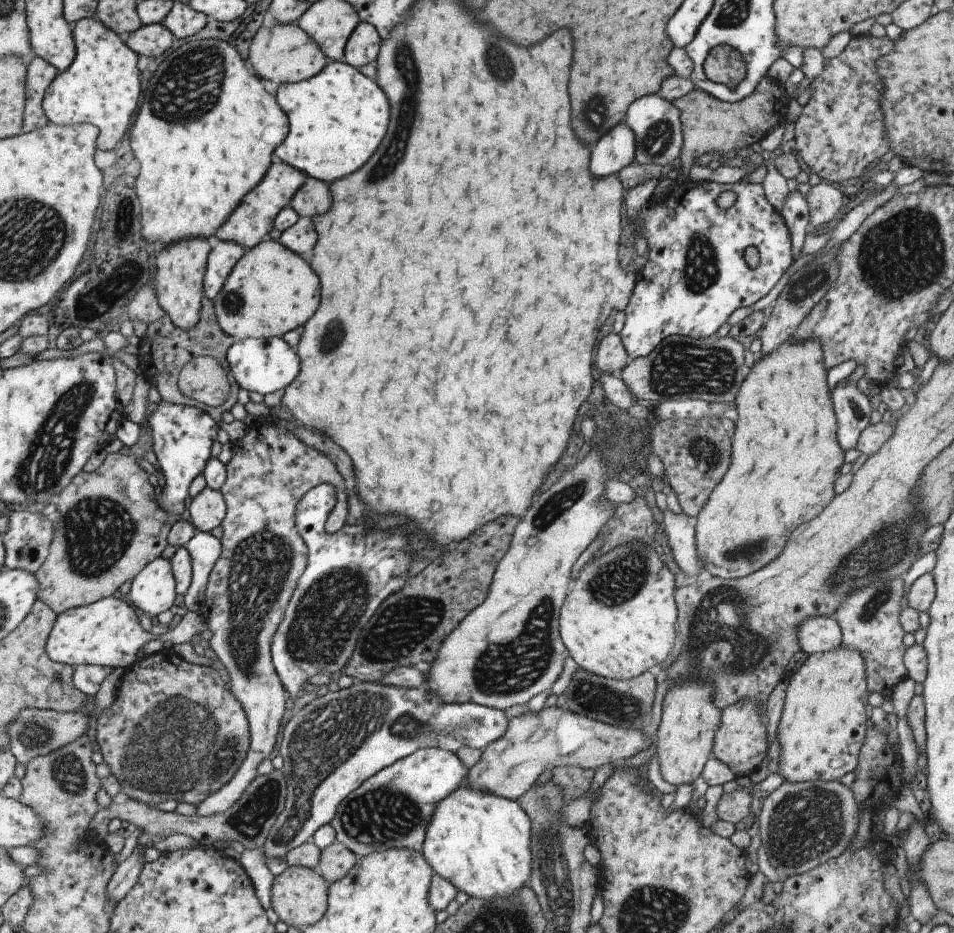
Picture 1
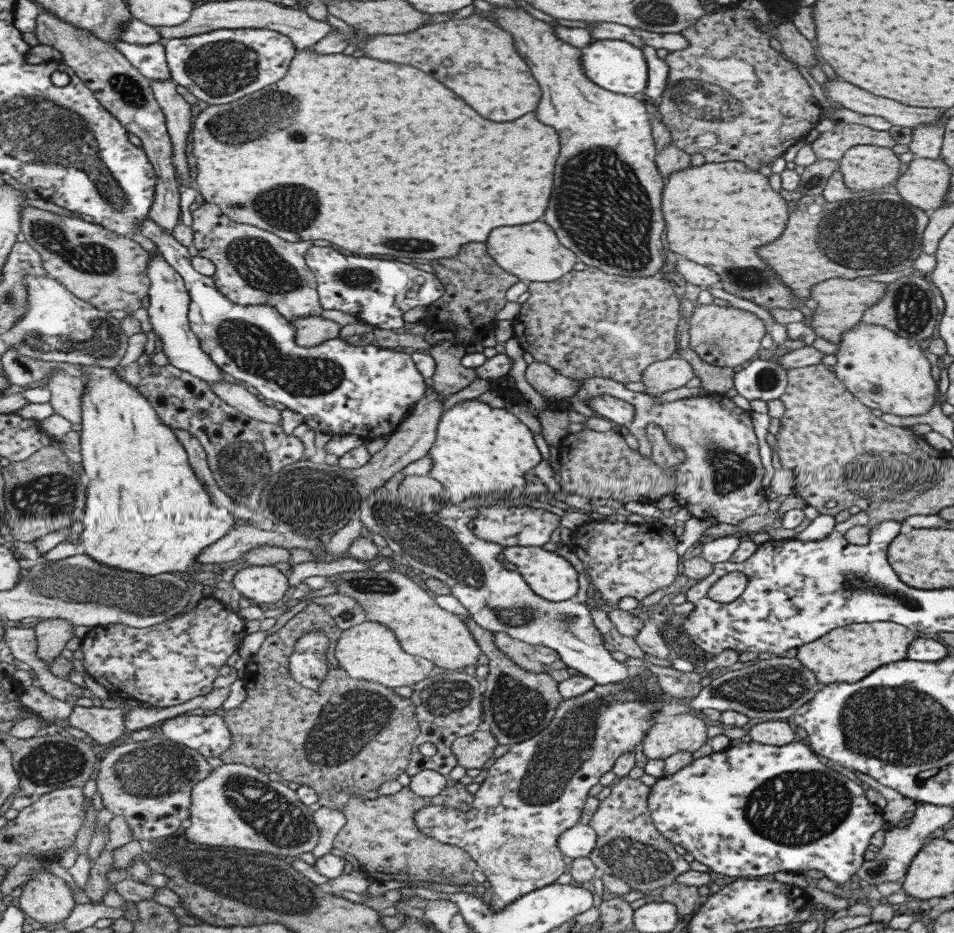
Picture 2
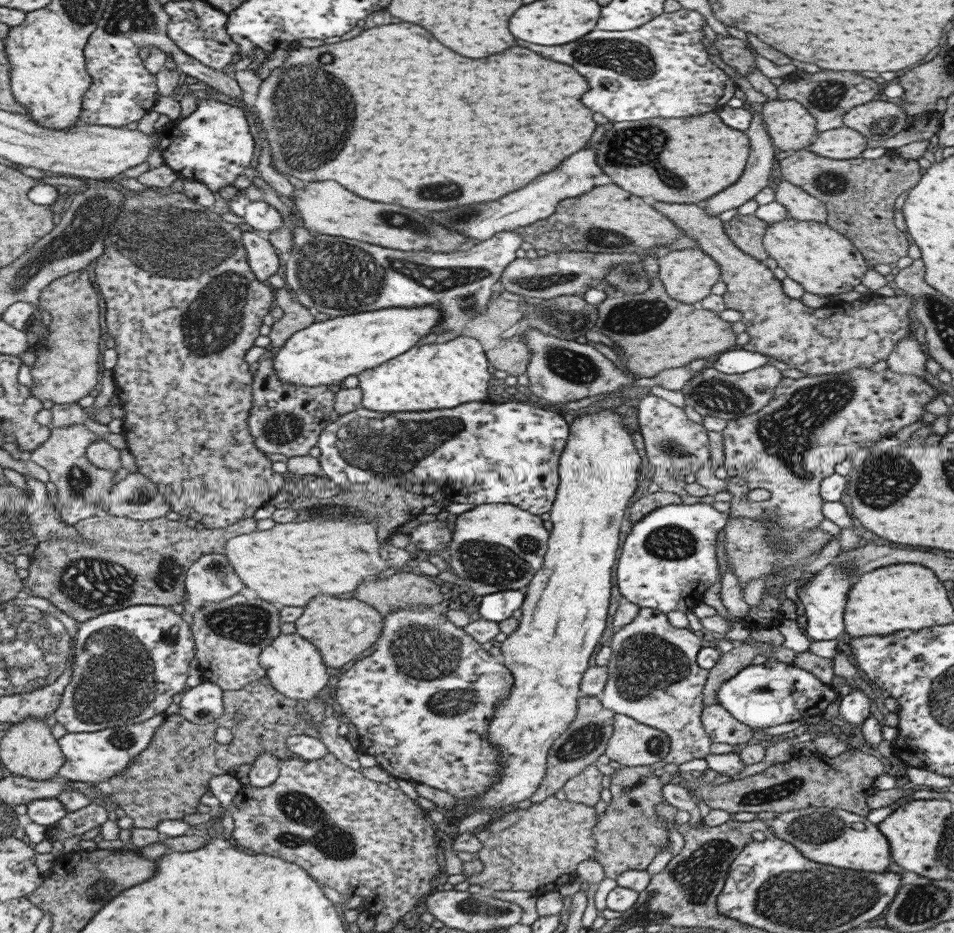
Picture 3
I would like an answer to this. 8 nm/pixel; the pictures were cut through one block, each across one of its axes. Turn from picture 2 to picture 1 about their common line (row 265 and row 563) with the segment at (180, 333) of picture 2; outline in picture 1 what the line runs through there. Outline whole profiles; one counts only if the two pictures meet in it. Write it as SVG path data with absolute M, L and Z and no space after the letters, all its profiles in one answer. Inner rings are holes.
M157 556L146 564L133 578L126 594L136 610L147 612L149 616L169 609L176 594L169 558Z

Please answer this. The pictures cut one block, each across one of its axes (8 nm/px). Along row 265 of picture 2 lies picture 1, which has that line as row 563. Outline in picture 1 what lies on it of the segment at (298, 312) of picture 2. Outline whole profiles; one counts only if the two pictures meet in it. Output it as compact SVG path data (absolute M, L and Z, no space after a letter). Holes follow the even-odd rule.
M270 417L261 418L254 427L249 427L243 438L230 444L230 449L232 456L224 464L225 480L221 488L218 488L226 508L220 524L221 552L219 558L215 559L211 572L207 575L205 594L203 594L203 600L196 613L204 618L207 628L211 630L211 638L208 640L209 648L227 672L229 678L227 688L229 688L231 696L241 704L241 708L245 712L250 743L245 758L229 782L202 800L197 805L198 808L195 808L195 816L211 816L211 814L225 812L227 808L233 806L243 790L249 786L249 782L256 777L255 768L259 766L259 762L263 762L265 758L271 756L271 750L277 740L279 720L285 710L283 705L286 692L279 682L270 659L271 638L277 630L277 624L283 618L283 612L295 590L297 581L307 566L307 546L301 540L301 536L293 524L293 510L297 508L299 500L311 488L326 484L333 487L335 501L327 522L325 522L325 532L333 534L341 529L348 513L346 488L341 484L343 480L339 476L339 472L335 470L335 464L331 464L327 458L323 458L321 452L317 452L315 448L307 448L289 430L277 428L275 421Z

